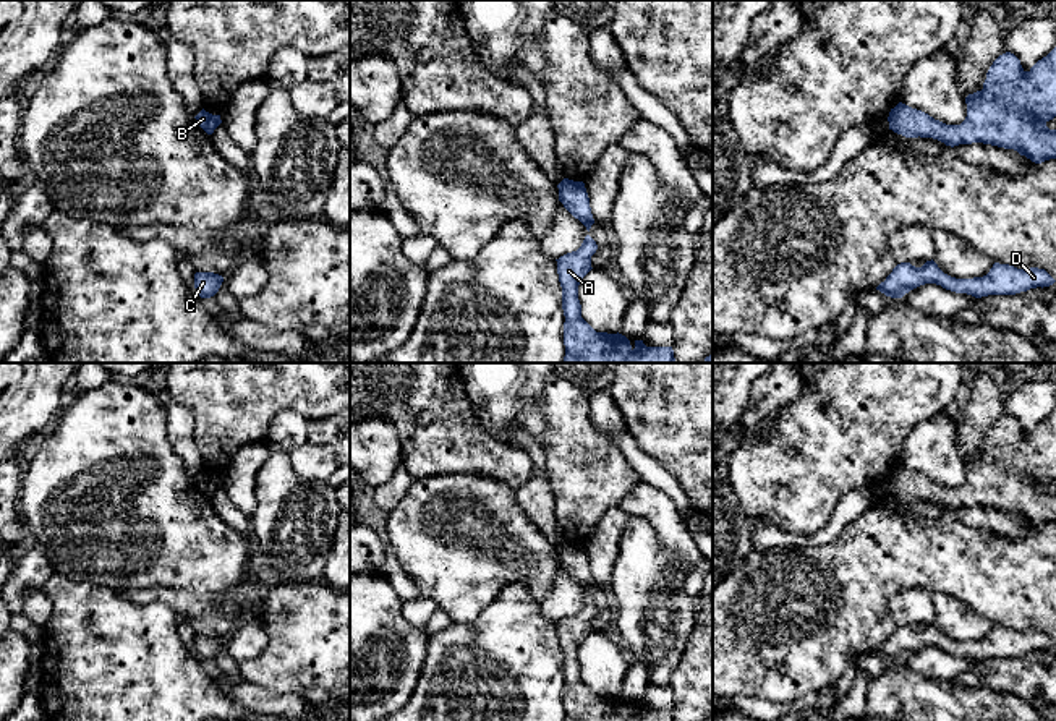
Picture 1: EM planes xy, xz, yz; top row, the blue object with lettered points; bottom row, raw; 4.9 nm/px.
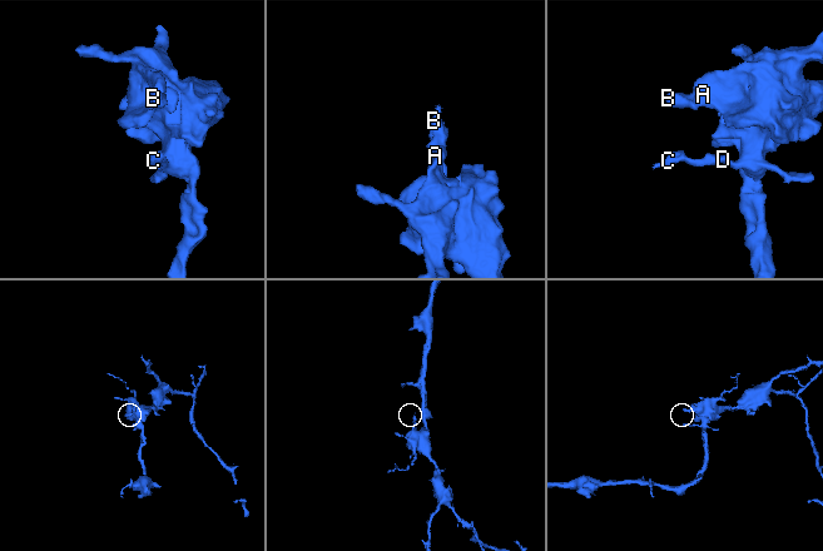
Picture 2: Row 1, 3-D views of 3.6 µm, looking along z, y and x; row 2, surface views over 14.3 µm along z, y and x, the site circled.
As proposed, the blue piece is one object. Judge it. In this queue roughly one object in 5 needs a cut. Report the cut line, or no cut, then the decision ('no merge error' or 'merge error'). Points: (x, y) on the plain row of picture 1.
no cut | no merge error

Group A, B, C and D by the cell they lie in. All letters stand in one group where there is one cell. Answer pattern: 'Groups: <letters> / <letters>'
Groups: A B C D

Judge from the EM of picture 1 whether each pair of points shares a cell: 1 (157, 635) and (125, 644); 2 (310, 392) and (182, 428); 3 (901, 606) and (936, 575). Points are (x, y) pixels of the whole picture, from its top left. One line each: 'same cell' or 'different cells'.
1: same cell
2: different cells
3: different cells

